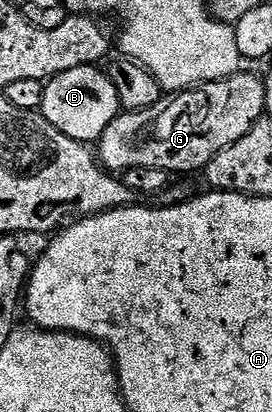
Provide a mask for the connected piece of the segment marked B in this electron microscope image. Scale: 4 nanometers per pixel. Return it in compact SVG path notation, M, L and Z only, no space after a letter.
M87 66L76 70L64 70L64 74L51 76L45 81L40 111L56 130L68 138L83 142L96 142L104 130L120 115L116 86L112 86L109 75L101 67Z

